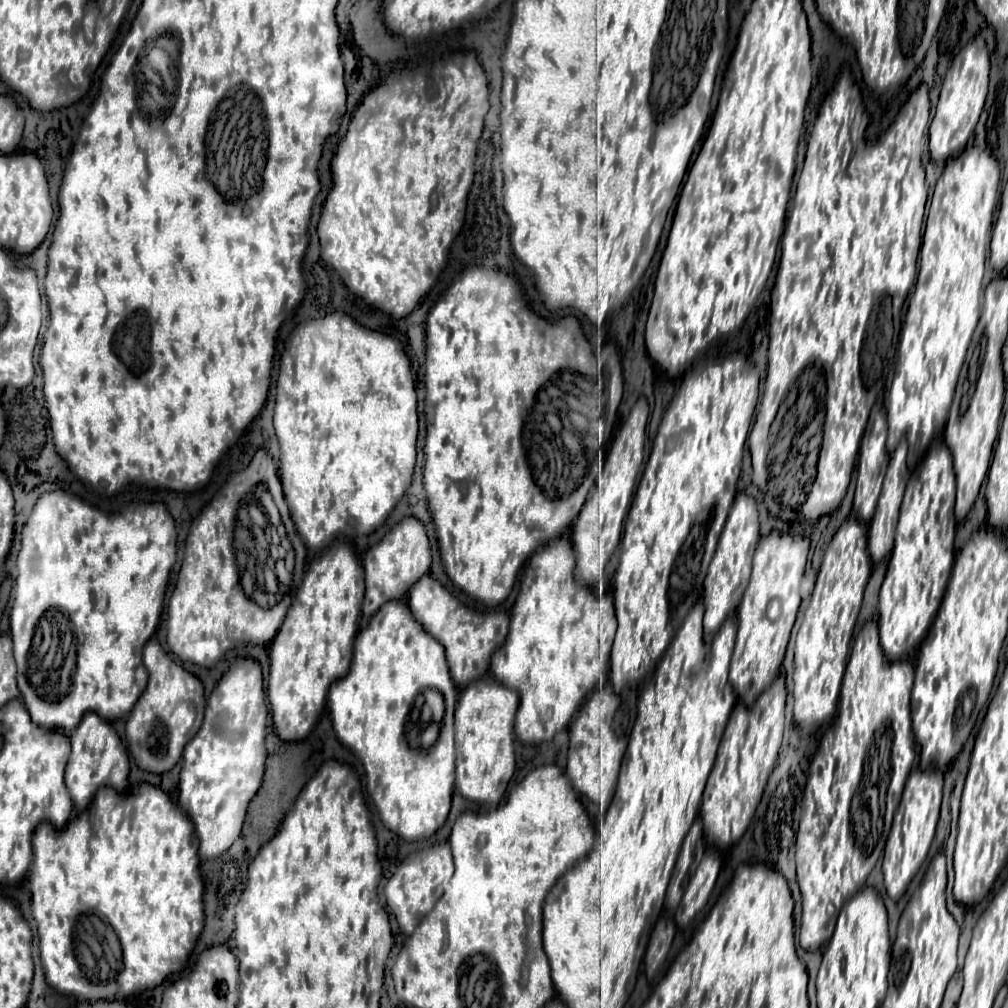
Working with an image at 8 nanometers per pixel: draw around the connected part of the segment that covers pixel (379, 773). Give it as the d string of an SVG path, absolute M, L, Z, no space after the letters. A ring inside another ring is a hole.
M387 603L365 629L357 633L353 659L347 675L337 679L329 689L329 713L333 719L333 729L341 745L351 749L361 761L367 775L367 793L371 795L381 823L403 837L405 841L419 841L431 837L435 831L443 827L451 809L451 795L455 785L455 729L453 729L453 713L457 705L457 687L451 683L451 675L447 671L447 659L443 655L443 647L415 623L411 609L407 603ZM423 689L437 689L445 701L445 717L441 725L441 733L437 745L429 751L417 751L407 745L405 725L409 721L409 713L413 707L413 699Z

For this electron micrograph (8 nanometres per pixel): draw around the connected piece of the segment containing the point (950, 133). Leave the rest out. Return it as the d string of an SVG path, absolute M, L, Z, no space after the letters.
M975 39L973 43L969 43L965 49L957 53L943 81L941 97L937 103L937 113L929 127L929 141L931 141L929 151L935 163L945 163L949 157L959 155L965 149L979 121L981 109L985 105L987 83L989 83L989 53L987 53L985 41Z

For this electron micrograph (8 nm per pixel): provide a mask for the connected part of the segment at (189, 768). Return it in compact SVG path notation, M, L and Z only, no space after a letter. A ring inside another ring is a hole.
M239 657L213 689L205 721L183 751L179 807L195 825L201 861L221 857L241 835L247 803L259 791L259 779L263 779L263 759L267 759L265 725L267 707L261 667Z

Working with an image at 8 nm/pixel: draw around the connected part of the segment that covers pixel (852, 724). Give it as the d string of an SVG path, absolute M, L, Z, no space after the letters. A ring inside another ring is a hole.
M867 621L851 649L841 685L837 721L821 739L803 797L795 859L803 895L799 941L807 951L817 951L831 939L843 903L865 885L867 875L885 849L891 829L891 809L895 811L899 805L915 759L909 709L913 679L915 667L909 661L885 661L877 623Z

